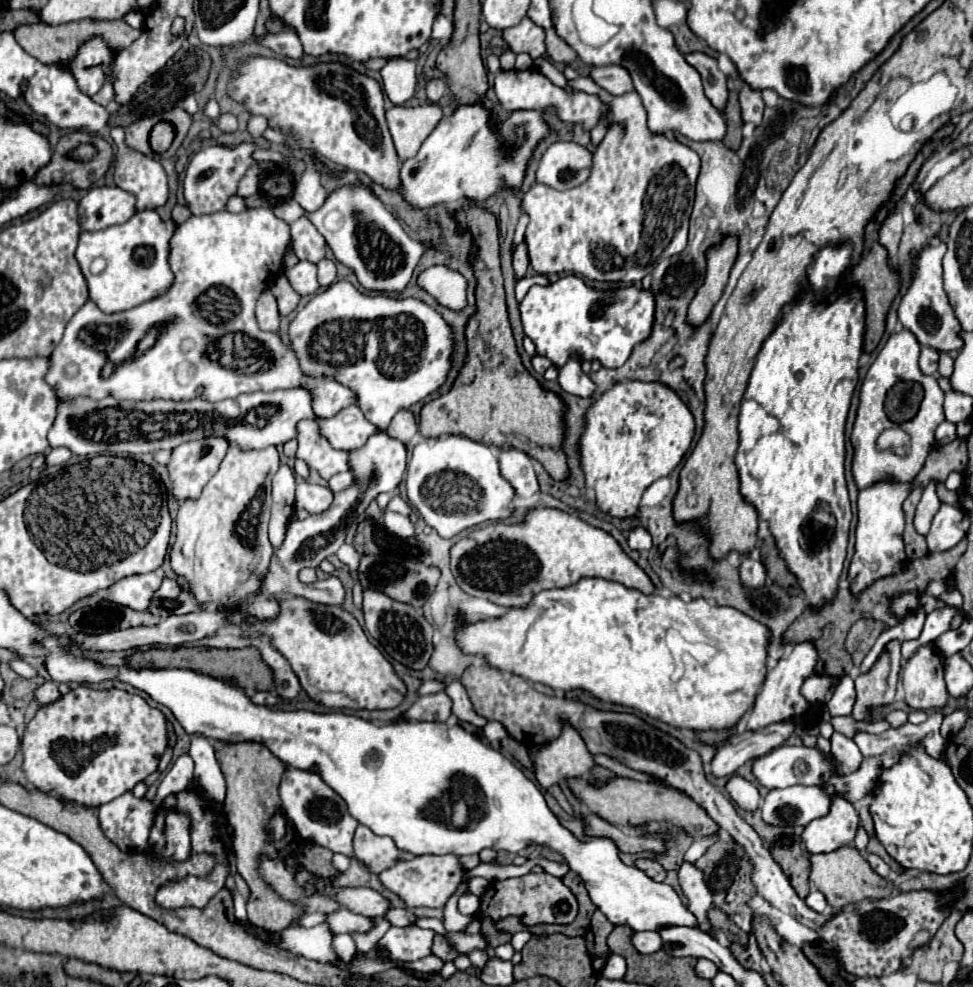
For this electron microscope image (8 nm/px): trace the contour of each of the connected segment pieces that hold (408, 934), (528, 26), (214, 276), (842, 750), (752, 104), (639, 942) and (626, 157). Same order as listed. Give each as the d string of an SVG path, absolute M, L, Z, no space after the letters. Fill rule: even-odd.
M416 924L398 928L392 926L380 940L382 946L386 946L396 960L412 962L428 956L432 952L432 942L434 942L436 932L434 930L424 930Z
M524 18L518 26L502 30L502 40L510 46L510 50L514 54L526 52L534 60L540 58L546 52L544 30L540 26L536 26L530 18Z
M246 208L240 214L230 212L214 212L206 216L190 216L184 224L180 224L172 236L170 242L170 268L174 272L174 284L164 294L158 296L142 306L136 306L126 312L118 314L104 314L92 300L88 300L68 322L64 330L64 338L50 354L50 368L46 372L46 382L54 388L54 394L60 402L70 402L74 398L86 396L94 400L102 400L108 394L118 400L194 400L202 398L208 402L220 402L226 398L236 398L244 392L274 392L294 386L304 386L314 394L314 412L322 418L330 418L342 408L354 404L356 394L334 382L332 378L310 378L306 376L300 366L298 358L290 350L290 346L282 344L280 336L276 332L262 332L256 324L254 306L258 296L270 288L270 282L278 278L278 272L272 266L282 266L282 256L288 250L290 240L290 226L274 216L268 208ZM154 324L166 324L160 330L160 336L156 340L156 346L146 350L142 356L136 354L136 346L140 342L140 336L144 336ZM106 326L110 328L106 340L98 340L98 336L92 338L92 328ZM226 334L246 334L250 336L258 348L252 352L244 350L244 356L226 358L226 364L220 362L222 354L218 348L214 348L216 340L224 338ZM76 364L76 374L70 378L66 376L66 366ZM106 364L112 364L112 374L108 378L102 376L102 368Z
M834 732L832 738L830 738L830 742L832 742L832 754L834 754L834 758L838 758L838 762L840 762L846 770L850 770L850 772L858 770L858 766L862 764L864 758L862 758L858 746L854 744L854 740L846 738L846 736L840 734L840 732Z
M742 84L742 88L738 90L738 102L742 108L742 120L758 126L762 122L762 112L764 112L764 100L760 90L754 90L748 84Z
M650 930L634 932L630 940L632 940L634 948L642 954L652 954L652 952L658 952L662 948L662 940L660 940L658 932L650 932Z
M586 76L568 80L568 86L588 94L598 94L612 106L614 122L620 124L612 126L602 144L594 150L592 172L582 186L560 192L544 184L534 184L522 194L520 210L530 218L524 234L530 266L538 274L576 272L598 282L640 282L660 260L680 254L688 242L688 220L694 202L696 178L700 172L700 158L692 148L676 140L668 140L666 136L654 136L648 130L646 110L636 92L612 96Z

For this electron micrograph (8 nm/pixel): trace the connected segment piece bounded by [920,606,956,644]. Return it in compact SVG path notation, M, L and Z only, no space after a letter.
M954 606L952 608L938 608L938 610L930 612L926 616L926 624L924 624L924 630L920 634L922 644L932 644L938 636L942 636L950 628L954 612L956 612Z

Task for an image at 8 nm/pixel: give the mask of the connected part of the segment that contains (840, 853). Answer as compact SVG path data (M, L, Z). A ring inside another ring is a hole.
M842 846L842 850L834 850L830 854L810 854L810 882L826 896L828 904L834 910L840 910L848 904L858 904L864 898L890 896L892 884L880 878L866 862L866 858L854 846Z

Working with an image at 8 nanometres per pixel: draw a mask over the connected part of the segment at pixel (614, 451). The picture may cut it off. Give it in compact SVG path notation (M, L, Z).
M618 382L608 392L592 402L586 412L584 432L580 436L580 466L584 470L586 486L596 492L596 506L616 518L630 518L638 514L638 504L644 490L658 478L668 476L684 458L694 436L694 418L688 406L664 384L652 382Z

